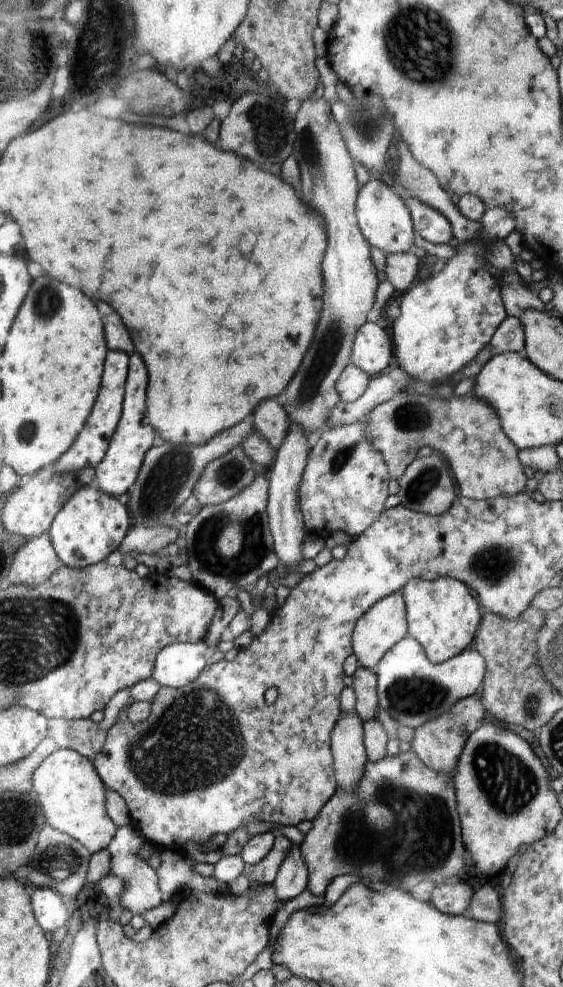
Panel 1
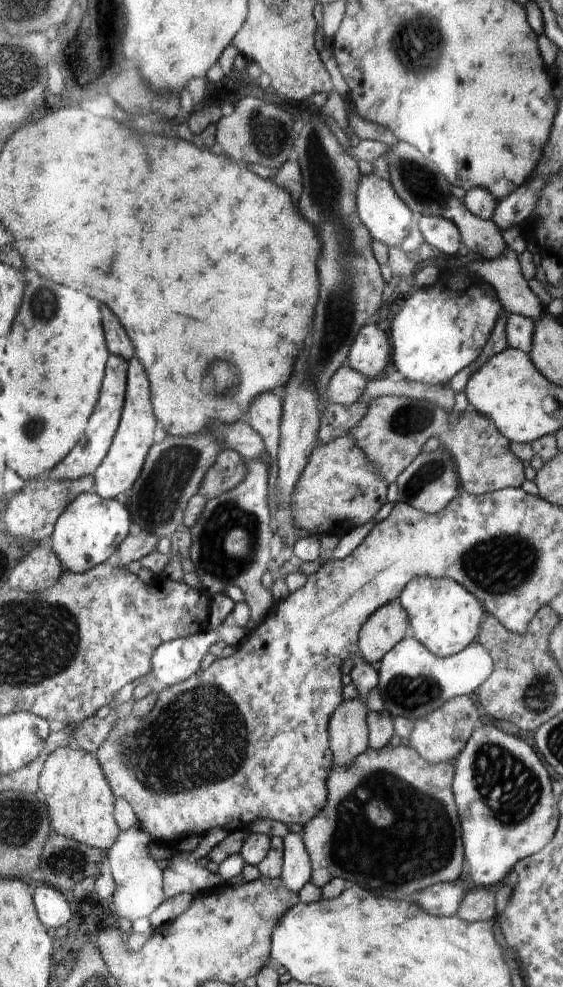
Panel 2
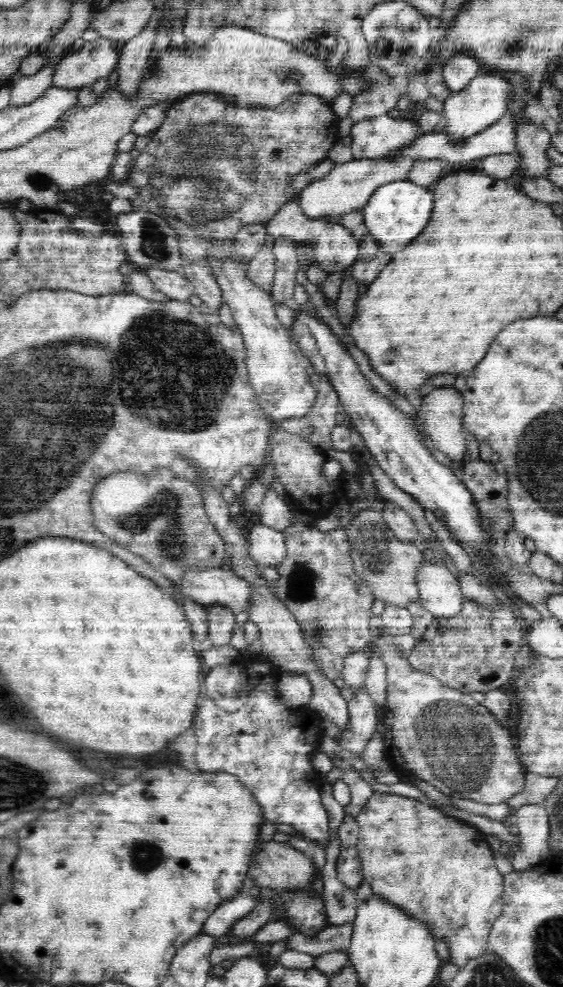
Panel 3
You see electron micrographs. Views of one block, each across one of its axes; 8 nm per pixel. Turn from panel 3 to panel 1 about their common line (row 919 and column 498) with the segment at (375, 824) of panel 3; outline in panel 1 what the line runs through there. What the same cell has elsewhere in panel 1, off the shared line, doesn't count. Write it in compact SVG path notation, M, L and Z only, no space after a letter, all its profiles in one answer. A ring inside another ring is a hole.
M398 392L390 400L375 406L369 412L367 419L368 440L372 448L382 456L391 479L398 481L406 467L410 466L416 458L418 450L423 446L428 446L446 454L452 476L458 482L460 494L470 500L492 500L496 496L514 496L514 494L525 492L527 477L524 474L524 466L518 458L518 448L504 434L500 426L500 418L496 416L494 408L488 402L476 398L474 394L465 397L453 394L444 400L437 396Z

